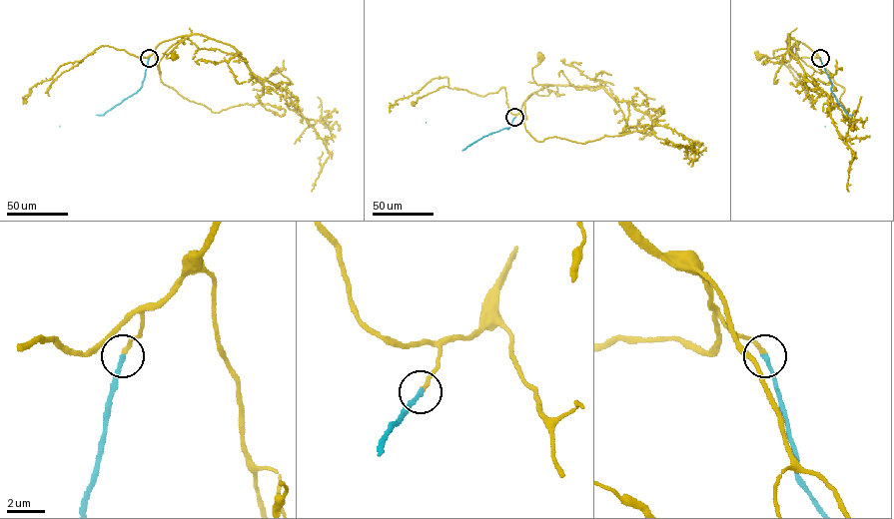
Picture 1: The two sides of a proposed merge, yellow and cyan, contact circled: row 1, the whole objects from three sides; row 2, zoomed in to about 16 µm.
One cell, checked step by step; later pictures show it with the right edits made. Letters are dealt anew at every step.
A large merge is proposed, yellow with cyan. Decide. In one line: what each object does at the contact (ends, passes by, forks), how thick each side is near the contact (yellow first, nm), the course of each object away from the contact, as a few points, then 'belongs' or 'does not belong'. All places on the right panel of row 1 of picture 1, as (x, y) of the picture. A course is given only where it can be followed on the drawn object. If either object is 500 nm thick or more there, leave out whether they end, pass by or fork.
yellow ends; cyan ends; calibres 220 and 260 nm; course yellow (820, 58), (788, 35), (787, 50), (783, 54), (760, 57); course cyan (820, 58), (832, 83), (832, 92), (849, 115), (852, 115), (825, 126); belongs

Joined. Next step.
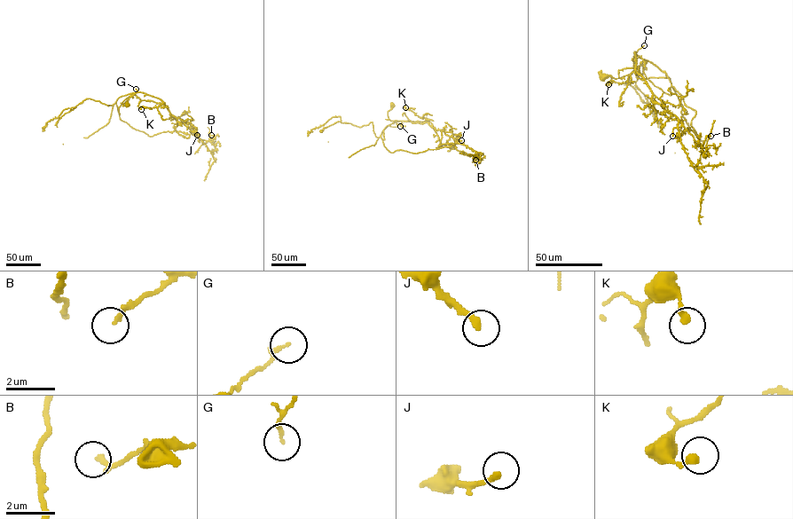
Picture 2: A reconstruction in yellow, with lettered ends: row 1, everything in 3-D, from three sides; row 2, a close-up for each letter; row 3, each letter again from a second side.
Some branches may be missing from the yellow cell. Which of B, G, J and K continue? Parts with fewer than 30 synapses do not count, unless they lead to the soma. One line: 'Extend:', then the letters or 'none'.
Extend: J

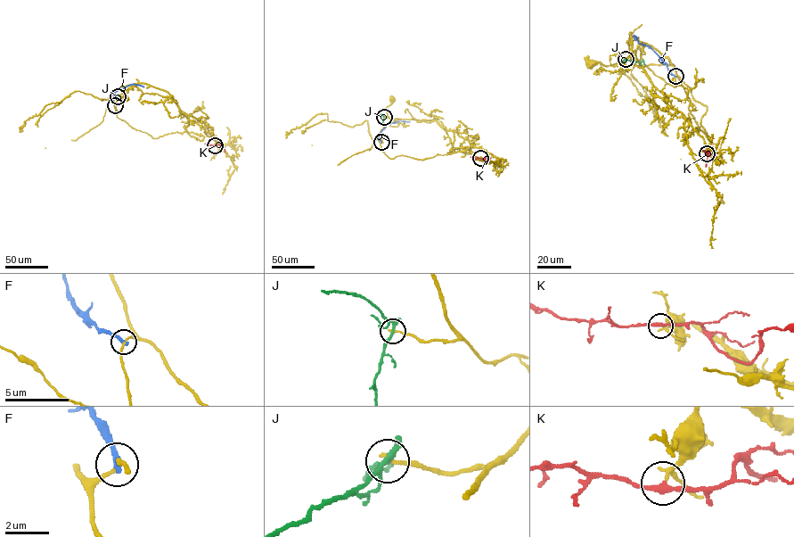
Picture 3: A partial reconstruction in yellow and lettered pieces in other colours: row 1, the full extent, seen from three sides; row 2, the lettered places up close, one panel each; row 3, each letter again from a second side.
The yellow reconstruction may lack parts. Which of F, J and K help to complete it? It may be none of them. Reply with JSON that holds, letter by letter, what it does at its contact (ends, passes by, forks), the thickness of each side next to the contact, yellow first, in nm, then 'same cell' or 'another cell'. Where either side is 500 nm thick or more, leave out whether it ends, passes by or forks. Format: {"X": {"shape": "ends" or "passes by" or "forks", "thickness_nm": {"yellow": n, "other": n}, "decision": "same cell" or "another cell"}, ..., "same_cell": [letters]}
{"F": {"shape": "ends", "thickness_nm": {"yellow": 140, "other": 280}, "decision": "another cell"}, "J": {"shape": "forks", "thickness_nm": {"yellow": 170, "other": 190}, "decision": "another cell"}, "K": {"shape": "passes by", "thickness_nm": {"yellow": 170, "other": 240}, "decision": "same cell"}, "same_cell": ["K"]}

